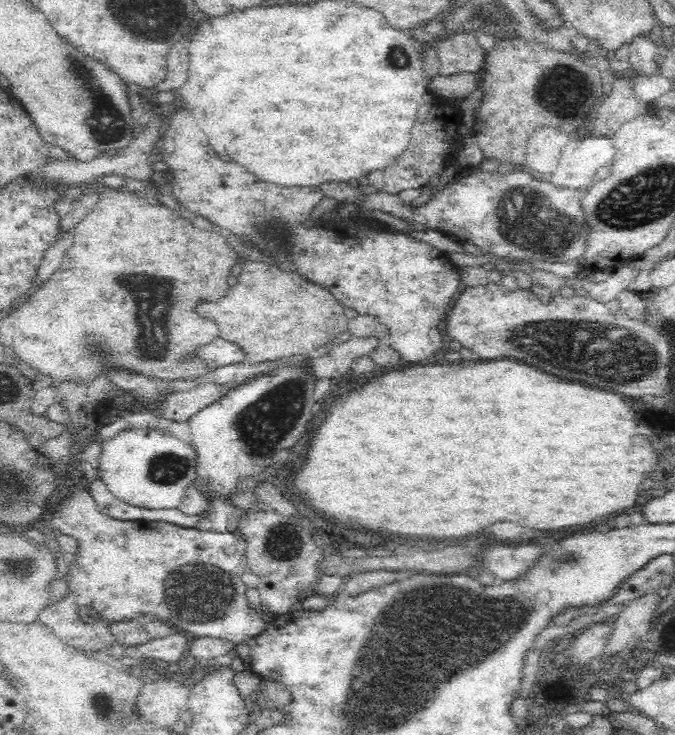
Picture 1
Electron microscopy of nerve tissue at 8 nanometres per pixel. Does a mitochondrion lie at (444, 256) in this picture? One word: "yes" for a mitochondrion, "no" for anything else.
no

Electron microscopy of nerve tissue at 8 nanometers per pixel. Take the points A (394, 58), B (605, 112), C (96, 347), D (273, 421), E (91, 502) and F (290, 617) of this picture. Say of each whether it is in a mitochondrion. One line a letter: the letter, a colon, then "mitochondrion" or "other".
A: mitochondrion
B: other
C: mitochondrion
D: mitochondrion
E: other
F: other

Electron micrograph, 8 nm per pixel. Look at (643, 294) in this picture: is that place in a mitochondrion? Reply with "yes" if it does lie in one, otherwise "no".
no

